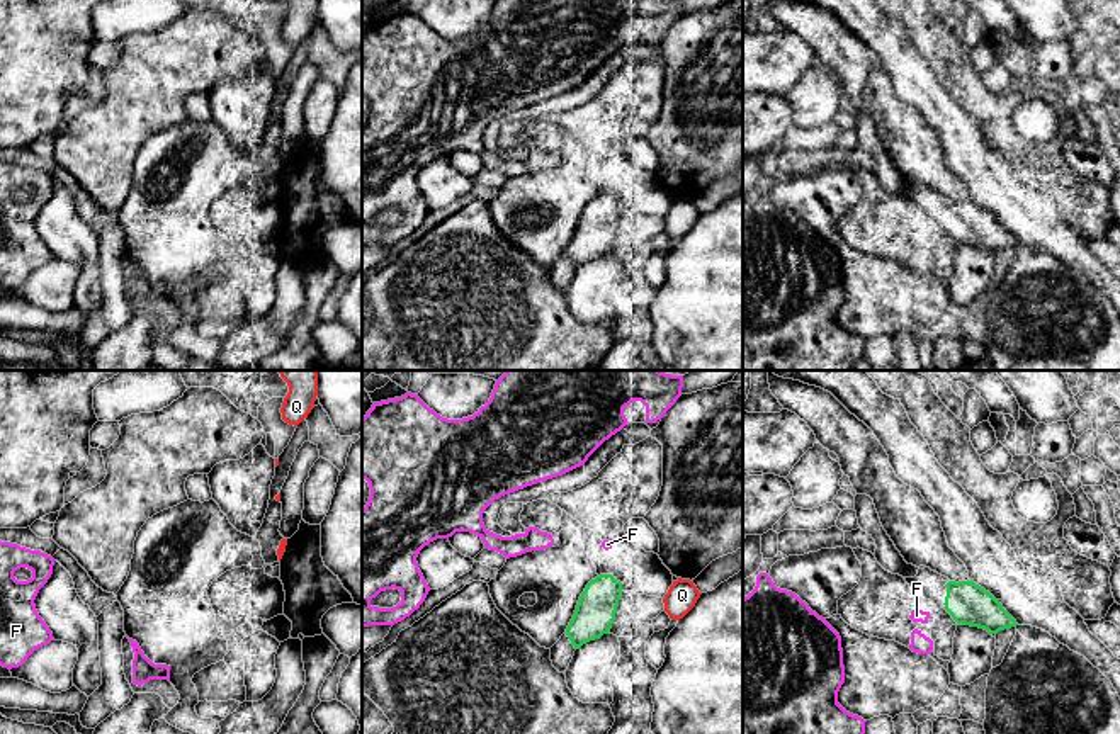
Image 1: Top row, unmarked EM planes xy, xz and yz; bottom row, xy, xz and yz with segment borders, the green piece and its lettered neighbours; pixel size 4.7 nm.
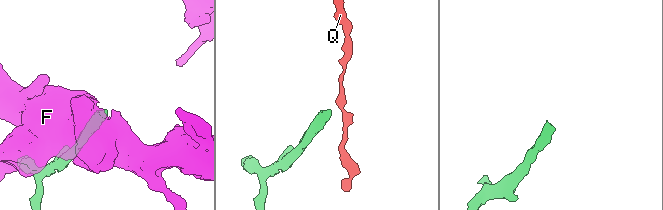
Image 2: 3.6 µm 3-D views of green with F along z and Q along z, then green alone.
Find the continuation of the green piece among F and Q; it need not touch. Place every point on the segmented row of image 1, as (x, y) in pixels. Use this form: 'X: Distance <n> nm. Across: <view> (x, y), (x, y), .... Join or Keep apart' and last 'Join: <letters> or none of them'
F: Distance 80 nm. Across: yz (945, 609), (928, 612). Keep apart
Q: Distance 200 nm. Across: xz (621, 595), (663, 598). Keep apart
Join: none of them

